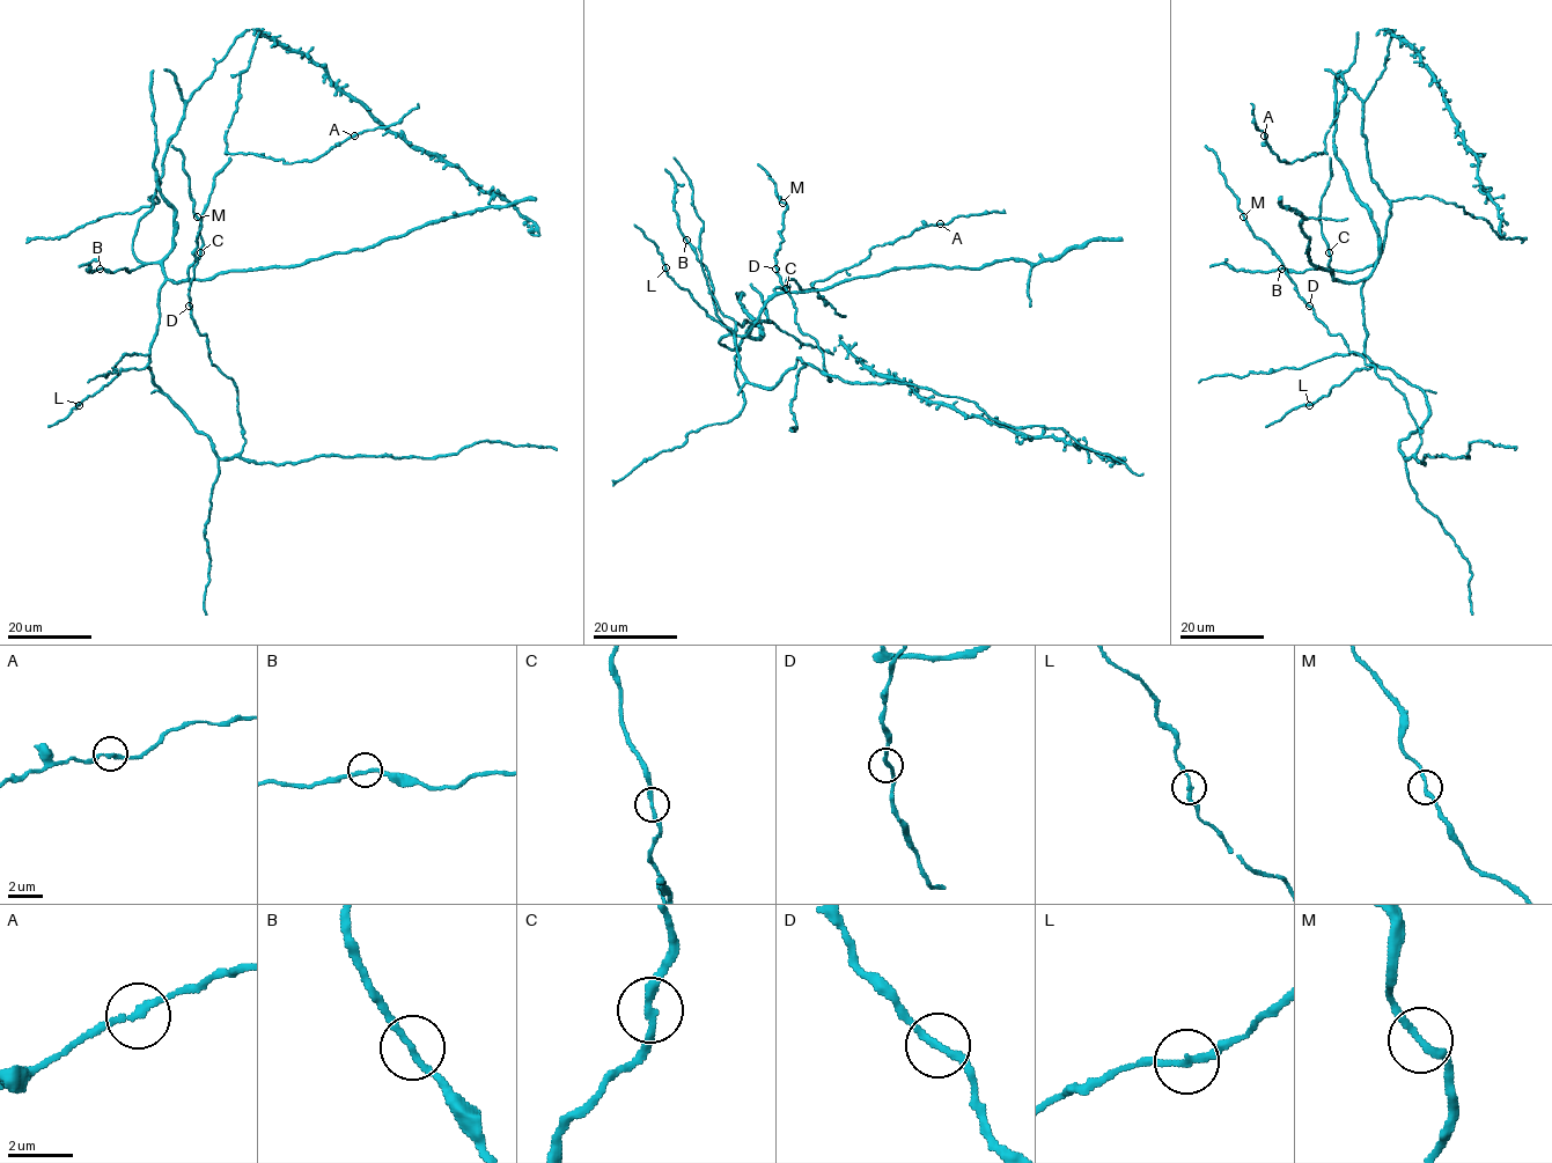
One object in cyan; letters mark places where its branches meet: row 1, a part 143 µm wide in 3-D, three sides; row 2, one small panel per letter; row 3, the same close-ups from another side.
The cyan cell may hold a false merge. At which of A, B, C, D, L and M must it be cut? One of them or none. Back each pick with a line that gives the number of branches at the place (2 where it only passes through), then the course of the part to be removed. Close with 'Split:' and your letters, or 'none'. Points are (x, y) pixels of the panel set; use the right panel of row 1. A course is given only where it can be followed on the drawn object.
Split: none

